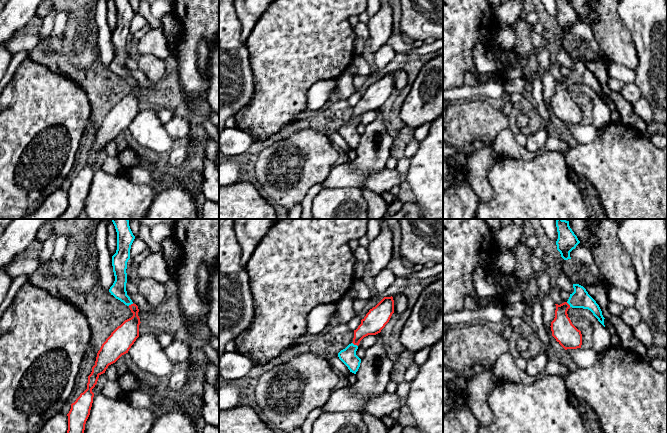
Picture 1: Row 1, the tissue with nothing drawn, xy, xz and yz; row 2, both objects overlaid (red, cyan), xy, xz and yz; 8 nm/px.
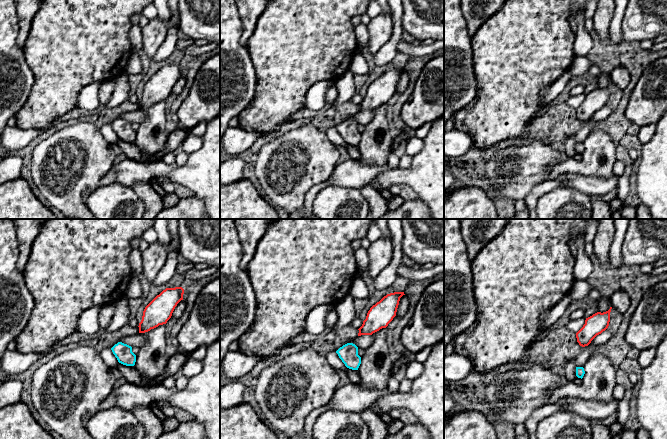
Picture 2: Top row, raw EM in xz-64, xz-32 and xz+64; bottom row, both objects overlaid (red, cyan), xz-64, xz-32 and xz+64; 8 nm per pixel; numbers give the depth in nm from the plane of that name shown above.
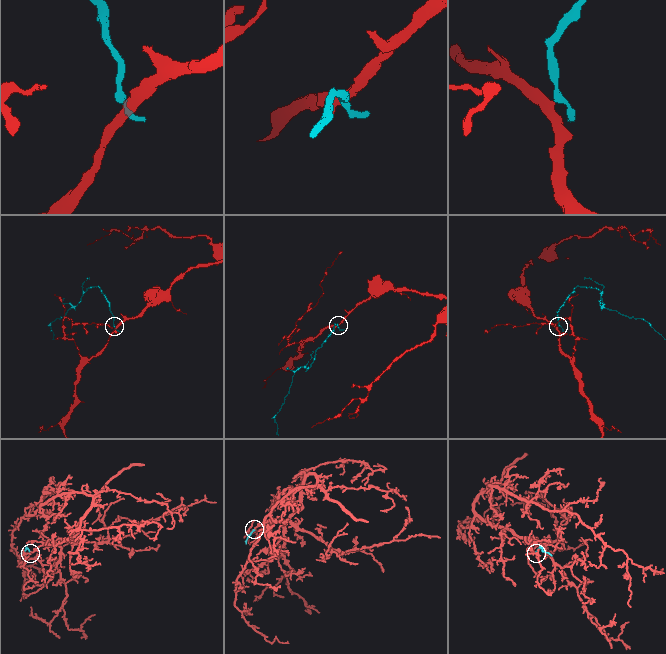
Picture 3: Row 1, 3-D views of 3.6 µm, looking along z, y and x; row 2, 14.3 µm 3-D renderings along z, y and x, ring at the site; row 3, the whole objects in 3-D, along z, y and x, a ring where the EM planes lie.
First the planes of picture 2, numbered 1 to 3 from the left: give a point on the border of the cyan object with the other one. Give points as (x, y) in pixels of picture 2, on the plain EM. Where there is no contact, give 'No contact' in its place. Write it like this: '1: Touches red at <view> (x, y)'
1: No contact
2: No contact
3: No contact

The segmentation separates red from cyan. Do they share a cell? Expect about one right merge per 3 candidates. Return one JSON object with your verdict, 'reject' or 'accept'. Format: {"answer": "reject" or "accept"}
{"answer": "accept"}

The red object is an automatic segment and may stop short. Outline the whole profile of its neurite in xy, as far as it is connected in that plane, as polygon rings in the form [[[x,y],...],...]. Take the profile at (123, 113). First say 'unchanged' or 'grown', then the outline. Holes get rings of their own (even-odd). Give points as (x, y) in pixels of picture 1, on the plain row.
grown | [[[114,0],[117,8],[117,26],[112,32],[112,42],[115,57],[109,68],[116,75],[127,81],[133,92],[118,102],[102,120],[97,129],[95,141],[88,152],[87,165],[80,170],[68,192],[68,206],[66,211],[57,219],[77,219],[84,212],[85,200],[90,191],[94,169],[92,165],[97,160],[98,154],[105,149],[109,141],[115,139],[122,131],[128,129],[131,122],[139,113],[140,94],[138,82],[127,71],[127,38],[130,35],[131,21],[135,15],[129,0]]]

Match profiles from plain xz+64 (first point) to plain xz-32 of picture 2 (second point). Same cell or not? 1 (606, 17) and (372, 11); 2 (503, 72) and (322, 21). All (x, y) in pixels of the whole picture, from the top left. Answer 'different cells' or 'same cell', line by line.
1: different cells
2: same cell

